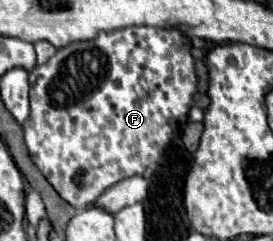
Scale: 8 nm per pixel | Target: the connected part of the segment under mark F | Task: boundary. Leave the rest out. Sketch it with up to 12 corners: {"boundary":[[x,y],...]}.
{"boundary":[[131,26],[29,72],[31,160],[75,210],[143,174],[197,92]]}

